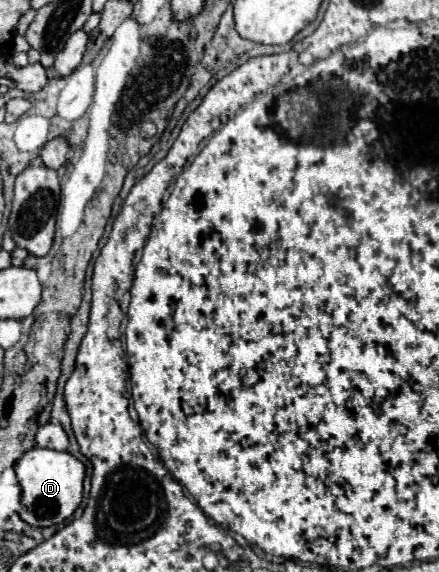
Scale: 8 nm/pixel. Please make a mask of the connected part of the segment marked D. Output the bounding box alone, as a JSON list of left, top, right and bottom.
[16,448,86,526]

